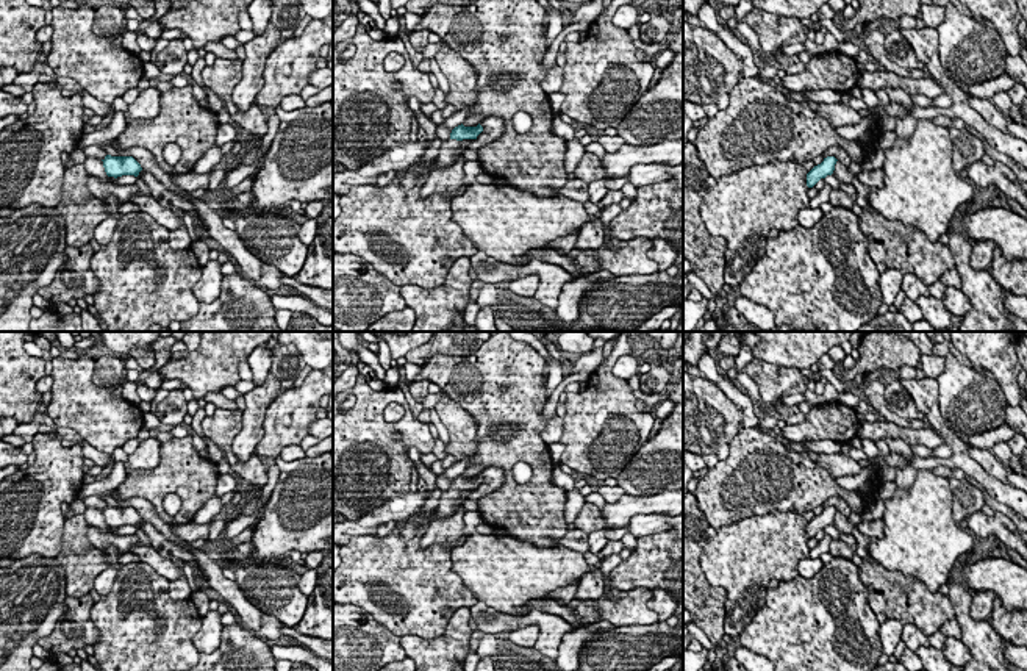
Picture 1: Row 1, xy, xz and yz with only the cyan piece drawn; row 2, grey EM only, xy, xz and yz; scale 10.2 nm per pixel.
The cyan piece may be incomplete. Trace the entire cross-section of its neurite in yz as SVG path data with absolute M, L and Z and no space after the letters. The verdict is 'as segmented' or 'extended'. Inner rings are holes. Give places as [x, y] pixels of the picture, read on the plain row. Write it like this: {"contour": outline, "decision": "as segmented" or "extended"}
{"contour": "M827 507L824 511L818 516L814 516L808 524L807 524L807 536L813 538L821 529L825 529L827 526L832 526L835 521L836 515L835 507Z", "decision": "as segmented"}

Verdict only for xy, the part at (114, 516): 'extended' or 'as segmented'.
as segmented

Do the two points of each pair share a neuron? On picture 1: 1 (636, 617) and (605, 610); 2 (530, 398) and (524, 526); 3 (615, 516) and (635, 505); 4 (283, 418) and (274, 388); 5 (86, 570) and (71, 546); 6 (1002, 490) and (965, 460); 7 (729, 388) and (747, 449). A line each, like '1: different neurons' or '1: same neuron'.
1: same neuron
2: same neuron
3: same neuron
4: different neurons
5: same neuron
6: same neuron
7: different neurons

